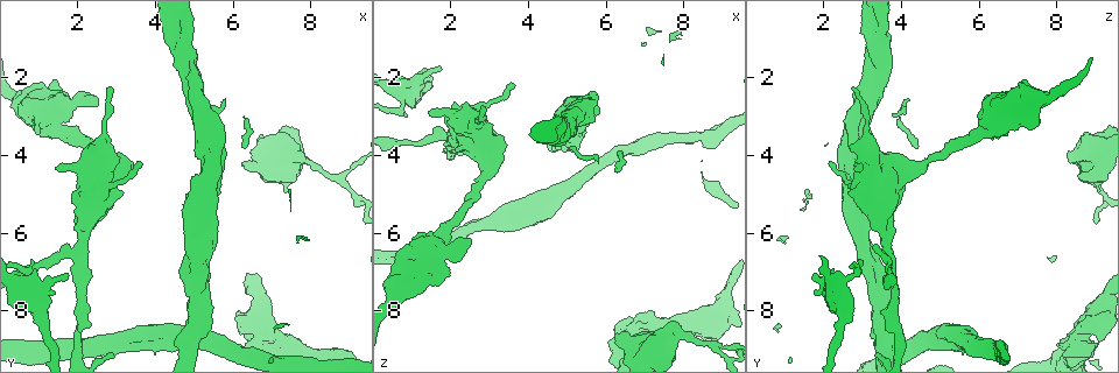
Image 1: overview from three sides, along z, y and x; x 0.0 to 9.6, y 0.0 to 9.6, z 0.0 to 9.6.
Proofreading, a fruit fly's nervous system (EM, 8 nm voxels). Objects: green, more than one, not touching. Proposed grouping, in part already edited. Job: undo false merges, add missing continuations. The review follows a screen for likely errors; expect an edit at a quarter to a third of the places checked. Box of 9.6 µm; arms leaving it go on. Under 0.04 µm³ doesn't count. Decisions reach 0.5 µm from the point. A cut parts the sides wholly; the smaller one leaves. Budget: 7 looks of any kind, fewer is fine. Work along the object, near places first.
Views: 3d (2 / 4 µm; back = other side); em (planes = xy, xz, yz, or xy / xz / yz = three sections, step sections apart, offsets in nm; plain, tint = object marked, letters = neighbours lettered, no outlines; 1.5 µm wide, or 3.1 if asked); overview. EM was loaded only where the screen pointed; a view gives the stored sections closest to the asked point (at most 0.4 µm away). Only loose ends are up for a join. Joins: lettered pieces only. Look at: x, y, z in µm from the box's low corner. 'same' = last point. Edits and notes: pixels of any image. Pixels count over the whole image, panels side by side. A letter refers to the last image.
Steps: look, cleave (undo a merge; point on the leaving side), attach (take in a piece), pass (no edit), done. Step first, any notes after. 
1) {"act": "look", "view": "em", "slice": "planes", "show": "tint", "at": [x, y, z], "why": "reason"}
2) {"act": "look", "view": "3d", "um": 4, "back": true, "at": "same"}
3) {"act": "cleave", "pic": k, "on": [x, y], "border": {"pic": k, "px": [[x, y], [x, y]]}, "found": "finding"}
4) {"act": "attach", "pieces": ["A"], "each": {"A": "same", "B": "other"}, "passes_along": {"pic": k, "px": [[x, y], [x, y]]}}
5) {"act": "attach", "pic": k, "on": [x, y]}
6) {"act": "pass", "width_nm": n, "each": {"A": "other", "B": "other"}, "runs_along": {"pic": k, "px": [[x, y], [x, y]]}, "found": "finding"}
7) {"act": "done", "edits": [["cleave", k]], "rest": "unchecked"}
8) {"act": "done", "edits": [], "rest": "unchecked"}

{"act": "look", "view": "3d", "um": 4, "at": [5.40, 8.50, 3.25], "why": "an open end"}

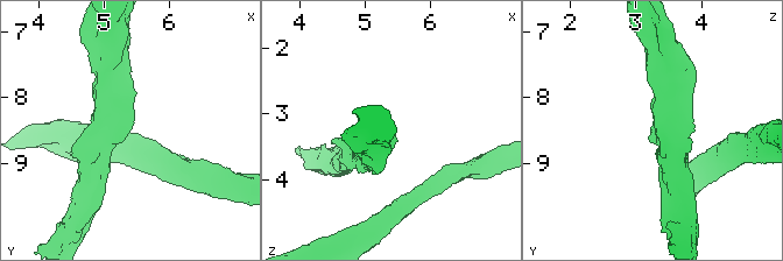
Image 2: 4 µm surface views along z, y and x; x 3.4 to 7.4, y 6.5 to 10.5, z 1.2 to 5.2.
{"act": "look", "view": "em", "slice": "planes", "show": "tint", "at": [5.40, 8.45, 3.25]}

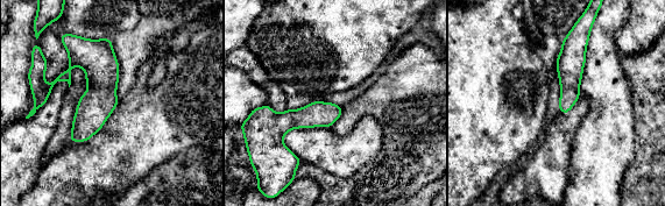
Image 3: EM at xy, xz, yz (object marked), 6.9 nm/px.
{"act": "look", "view": "em", "slice": "planes", "show": "letters", "at": "same"}

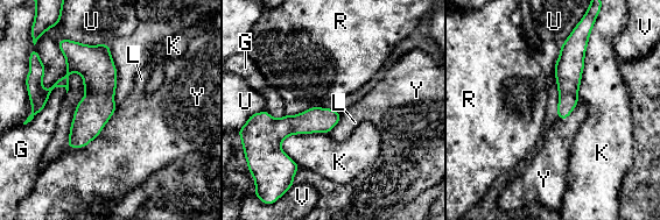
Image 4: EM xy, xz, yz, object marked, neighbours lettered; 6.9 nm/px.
{"act": "pass", "each": {"G": "other", "K": "other", "L": "other", "R": "other", "U": "other", "V": "other", "Y": "other"}, "border": {"pic": 4, "px": [[117, 107], [93, 139], [69, 148]]}, "found": "no lettered piece goes on from it"}

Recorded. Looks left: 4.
{"act": "look", "view": "em", "slice": "xz", "step": 8, "show": "tint", "at": [2.90, 9.20, 3.35]}

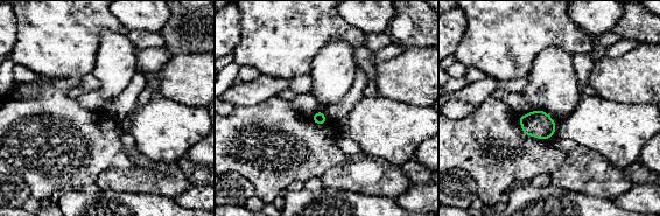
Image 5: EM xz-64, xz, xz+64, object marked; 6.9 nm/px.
{"act": "look", "view": "em", "slice": "xz", "step": 8, "show": "letters", "at": "same", "why": "see the neighbours"}

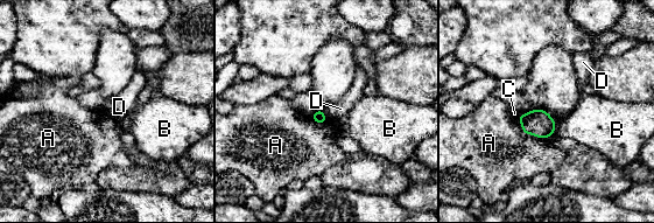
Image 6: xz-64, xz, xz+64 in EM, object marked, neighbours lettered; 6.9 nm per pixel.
{"act": "pass", "each": {"A": "other", "B": "other", "C": "other", "D": "other"}, "found": "no lettered piece goes on from it"}

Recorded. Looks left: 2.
{"act": "look", "view": "3d", "um": 2, "back": true, "at": [1.45, 4.30, 2.85], "why": "thick end"}

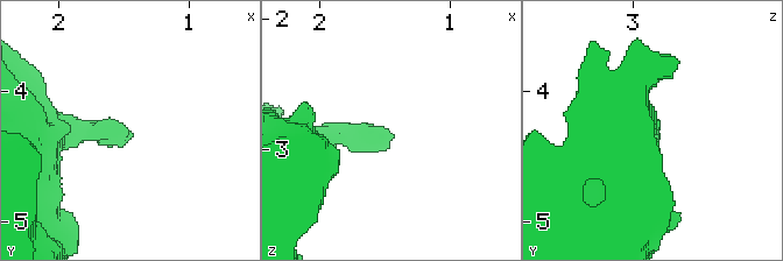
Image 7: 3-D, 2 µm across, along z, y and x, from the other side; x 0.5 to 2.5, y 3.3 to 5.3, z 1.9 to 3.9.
{"act": "look", "view": "em", "slice": "planes", "show": "letters", "at": [1.48, 4.30, 2.90], "why": "now the EM"}

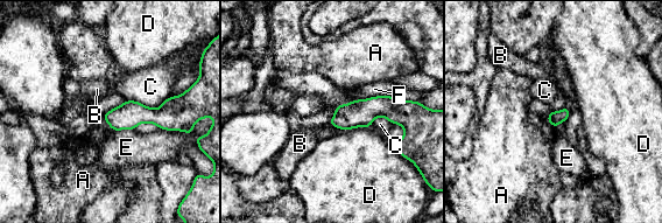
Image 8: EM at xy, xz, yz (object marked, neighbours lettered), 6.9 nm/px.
{"act": "pass", "each": {"A": "other", "B": "other", "C": "other", "D": "other", "E": "other", "F": "other"}, "border": {"pic": 8, "px": [[168, 96], [157, 107], [127, 100]]}, "found": "no lettered piece goes on from it"}

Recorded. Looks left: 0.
{"act": "done", "edits": [], "rest": "unchecked"}

